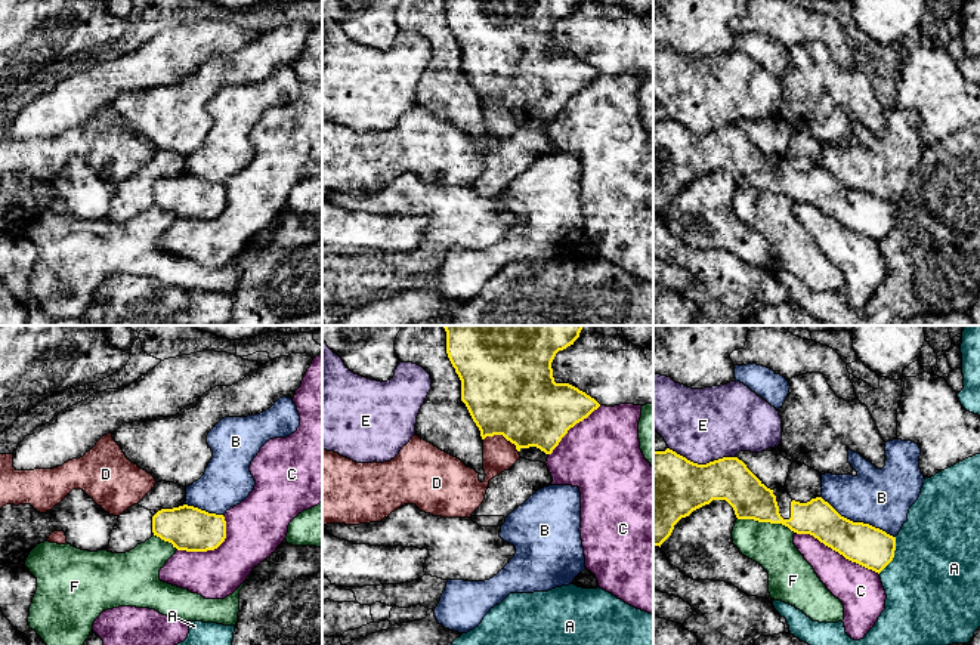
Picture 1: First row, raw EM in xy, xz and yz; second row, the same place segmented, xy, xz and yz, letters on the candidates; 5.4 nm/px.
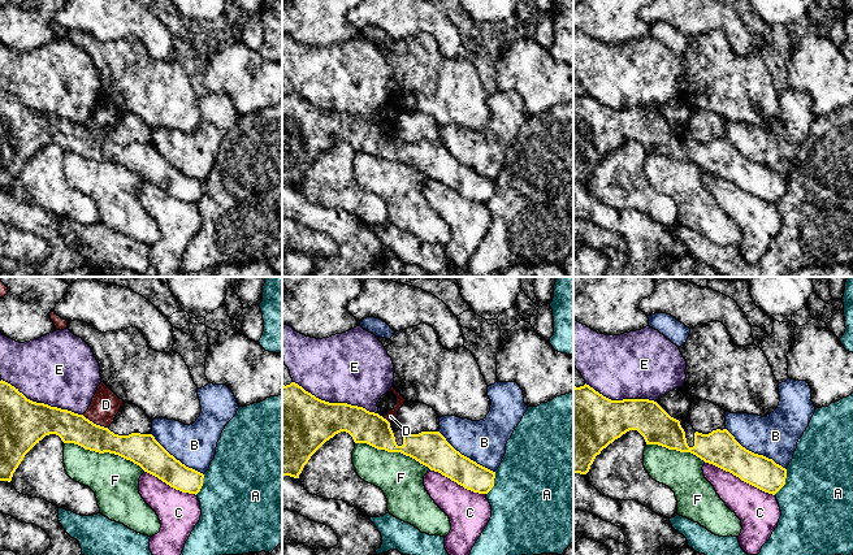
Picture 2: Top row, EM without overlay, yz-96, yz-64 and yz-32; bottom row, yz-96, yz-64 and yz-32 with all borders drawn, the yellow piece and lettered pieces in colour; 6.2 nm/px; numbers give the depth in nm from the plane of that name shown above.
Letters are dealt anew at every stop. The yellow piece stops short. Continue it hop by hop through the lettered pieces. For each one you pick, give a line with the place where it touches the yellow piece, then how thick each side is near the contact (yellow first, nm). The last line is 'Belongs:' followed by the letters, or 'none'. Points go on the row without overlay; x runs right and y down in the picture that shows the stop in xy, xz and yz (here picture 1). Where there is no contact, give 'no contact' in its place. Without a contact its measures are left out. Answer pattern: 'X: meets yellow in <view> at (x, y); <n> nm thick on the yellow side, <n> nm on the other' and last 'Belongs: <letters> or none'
B: meets yellow in yz at (858, 191); 220 nm thick on the yellow side, 320 nm on the other
Belongs: B

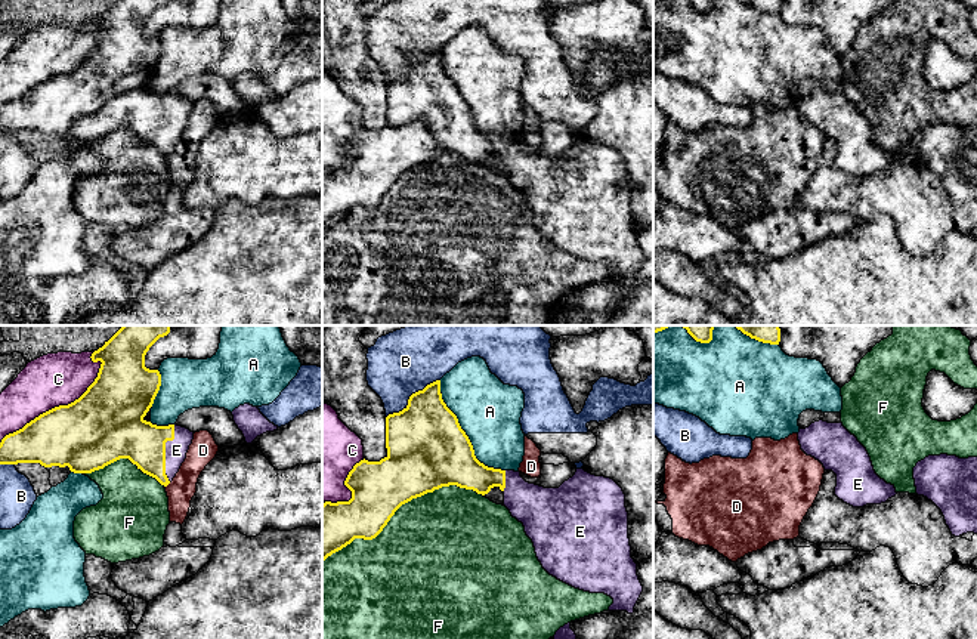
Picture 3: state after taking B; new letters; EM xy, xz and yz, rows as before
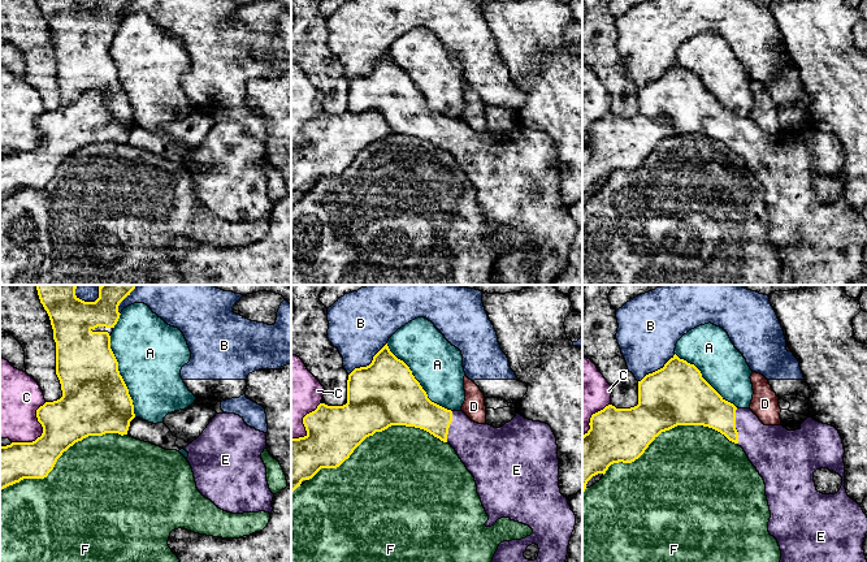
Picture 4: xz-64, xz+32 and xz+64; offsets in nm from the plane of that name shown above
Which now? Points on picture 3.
Belongs: none

